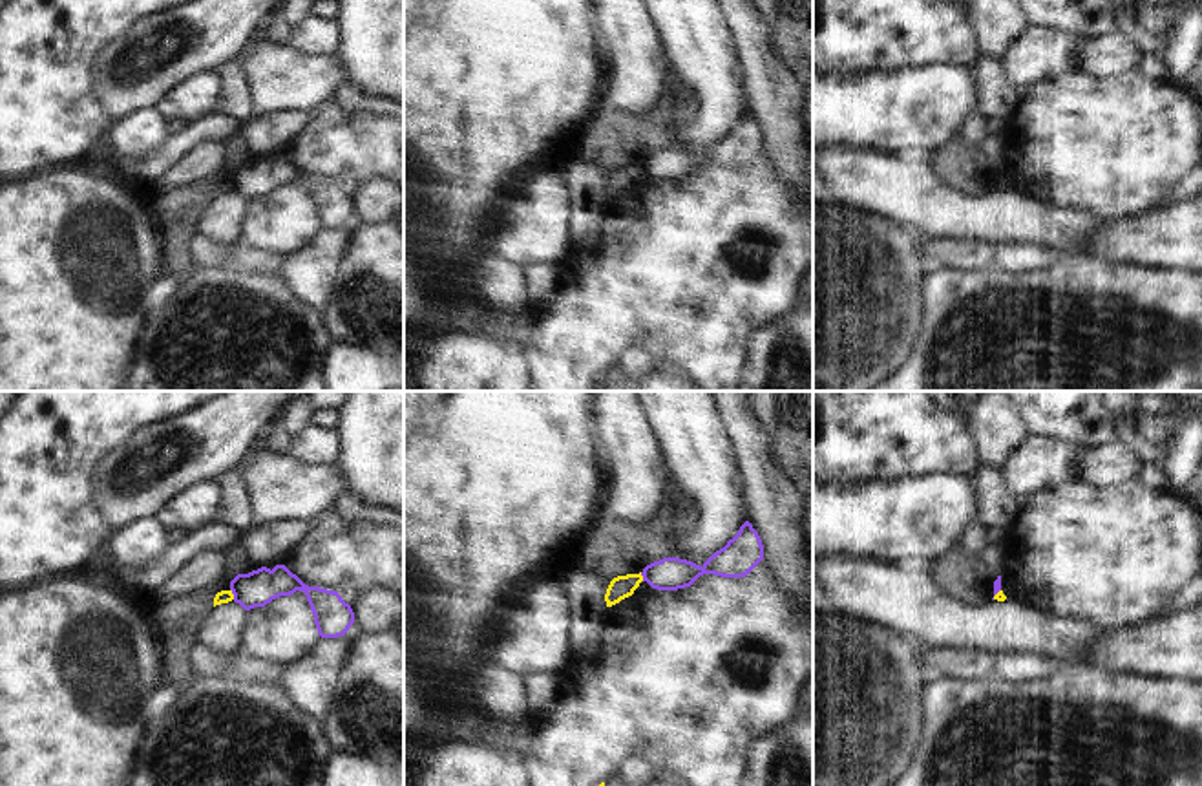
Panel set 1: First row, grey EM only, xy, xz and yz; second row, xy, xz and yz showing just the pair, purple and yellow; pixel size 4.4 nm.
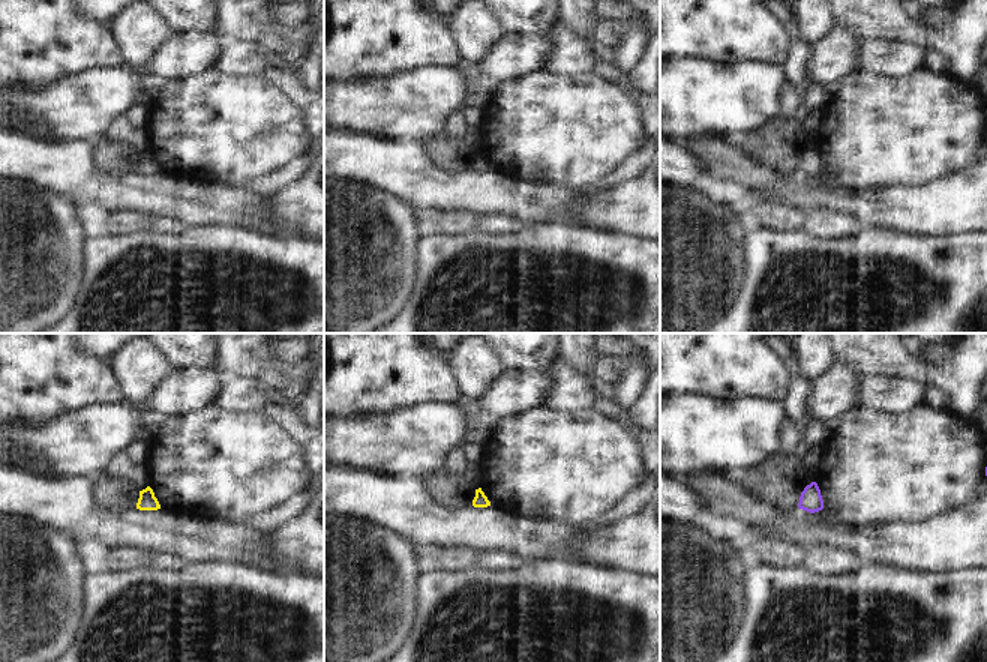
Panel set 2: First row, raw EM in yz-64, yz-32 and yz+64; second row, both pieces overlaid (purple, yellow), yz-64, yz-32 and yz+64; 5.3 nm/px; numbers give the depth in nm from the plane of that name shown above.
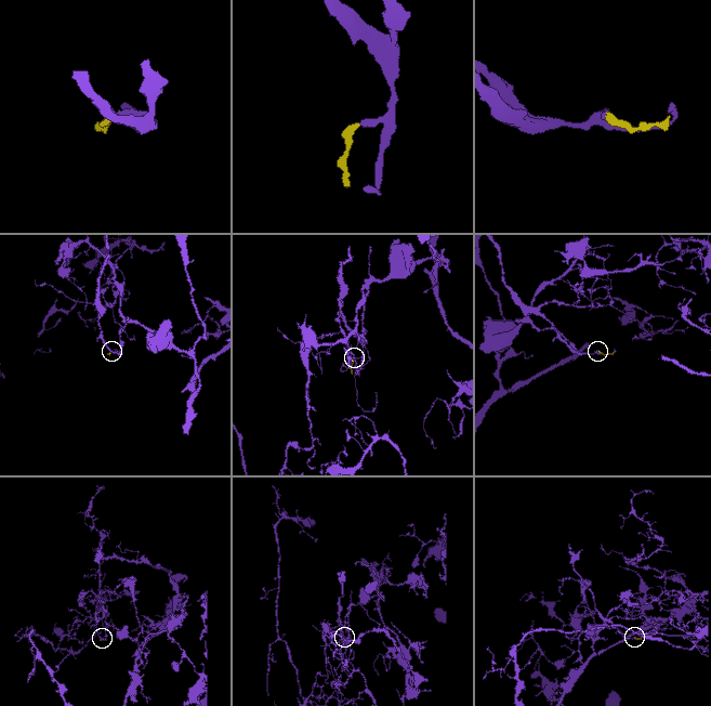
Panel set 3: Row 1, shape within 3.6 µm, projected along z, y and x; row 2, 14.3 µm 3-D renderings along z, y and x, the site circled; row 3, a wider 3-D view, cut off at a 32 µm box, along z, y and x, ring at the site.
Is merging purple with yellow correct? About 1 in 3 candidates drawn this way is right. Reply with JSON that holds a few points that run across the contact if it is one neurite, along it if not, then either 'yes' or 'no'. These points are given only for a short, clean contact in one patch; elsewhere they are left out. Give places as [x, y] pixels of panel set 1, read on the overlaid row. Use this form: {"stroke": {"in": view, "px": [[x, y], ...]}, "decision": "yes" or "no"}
{"stroke": {"in": "xy", "px": [[231, 589], [234, 598]]}, "decision": "no"}

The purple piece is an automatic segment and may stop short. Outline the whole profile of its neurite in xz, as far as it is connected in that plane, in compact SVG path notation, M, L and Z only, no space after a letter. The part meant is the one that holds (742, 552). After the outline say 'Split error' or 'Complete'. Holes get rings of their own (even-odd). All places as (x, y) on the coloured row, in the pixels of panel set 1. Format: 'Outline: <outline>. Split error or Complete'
Outline: M745 521L738 534L723 548L714 552L701 567L680 559L663 558L647 565L643 581L658 590L678 590L691 587L700 576L743 578L764 559L764 545L758 532Z. Complete

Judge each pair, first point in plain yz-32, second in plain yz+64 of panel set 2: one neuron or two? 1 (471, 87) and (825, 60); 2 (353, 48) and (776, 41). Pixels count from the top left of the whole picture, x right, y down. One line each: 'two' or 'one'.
1: two
2: one

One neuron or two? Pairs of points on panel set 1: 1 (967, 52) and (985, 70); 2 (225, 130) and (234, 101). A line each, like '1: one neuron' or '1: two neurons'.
1: two neurons
2: two neurons

